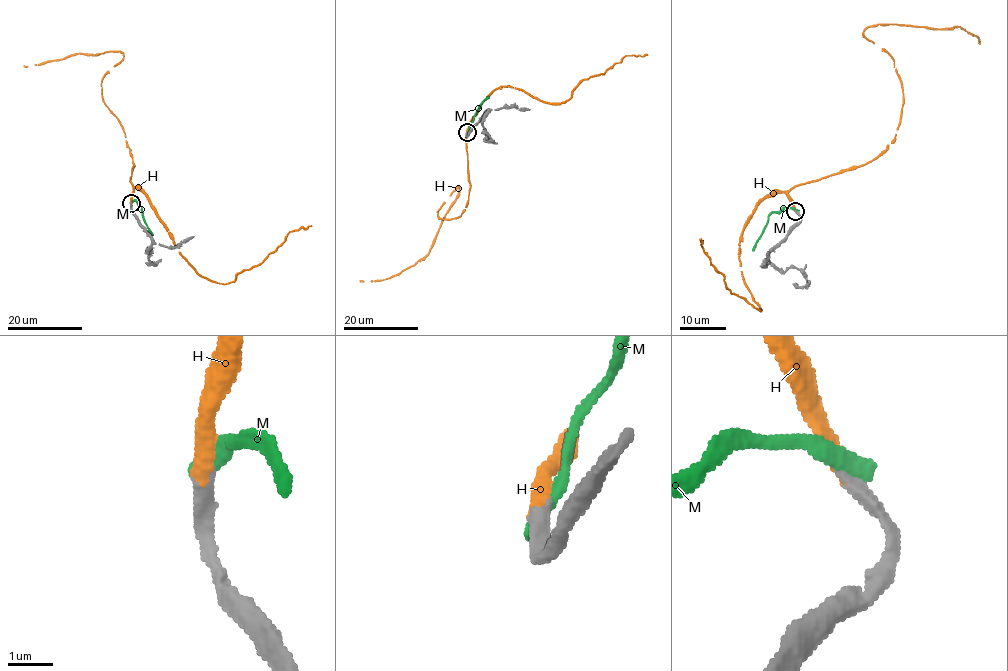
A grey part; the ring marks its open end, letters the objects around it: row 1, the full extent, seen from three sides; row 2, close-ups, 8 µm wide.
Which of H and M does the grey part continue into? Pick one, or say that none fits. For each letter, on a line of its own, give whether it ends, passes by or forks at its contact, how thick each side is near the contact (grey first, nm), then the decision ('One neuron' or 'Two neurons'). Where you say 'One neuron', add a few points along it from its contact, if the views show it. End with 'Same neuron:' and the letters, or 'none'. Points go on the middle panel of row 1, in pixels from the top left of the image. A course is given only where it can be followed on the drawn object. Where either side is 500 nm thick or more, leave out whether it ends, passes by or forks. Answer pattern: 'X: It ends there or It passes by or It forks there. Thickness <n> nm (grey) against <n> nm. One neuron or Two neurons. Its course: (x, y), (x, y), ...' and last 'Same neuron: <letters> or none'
H: It ends there. Thickness 400 nm (grey) against 360 nm. One neuron. Its course: (467, 132), (462, 212), (437, 212), (457, 187), (424, 257), (385, 279), (359, 280)
M: It ends there. Thickness 360 nm (grey) against 440 nm. Two neurons
Same neuron: H

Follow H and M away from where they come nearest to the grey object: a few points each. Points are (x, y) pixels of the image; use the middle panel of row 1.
H: (467, 132), (462, 212), (437, 212), (457, 187), (424, 257), (385, 279), (359, 280)
M: (467, 132), (478, 107), (489, 97)

